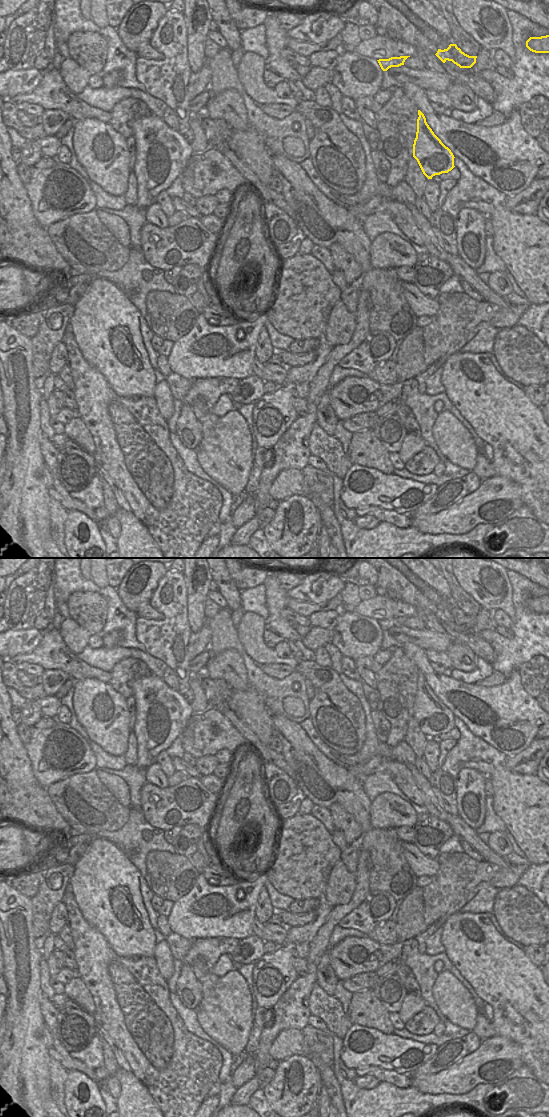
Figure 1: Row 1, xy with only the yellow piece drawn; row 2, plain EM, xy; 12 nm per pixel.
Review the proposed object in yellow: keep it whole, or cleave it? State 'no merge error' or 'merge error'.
merge error

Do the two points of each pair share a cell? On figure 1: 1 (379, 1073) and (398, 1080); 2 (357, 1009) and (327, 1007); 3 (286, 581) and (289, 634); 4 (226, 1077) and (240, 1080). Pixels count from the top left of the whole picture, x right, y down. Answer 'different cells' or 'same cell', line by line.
1: same cell
2: different cells
3: different cells
4: different cells

